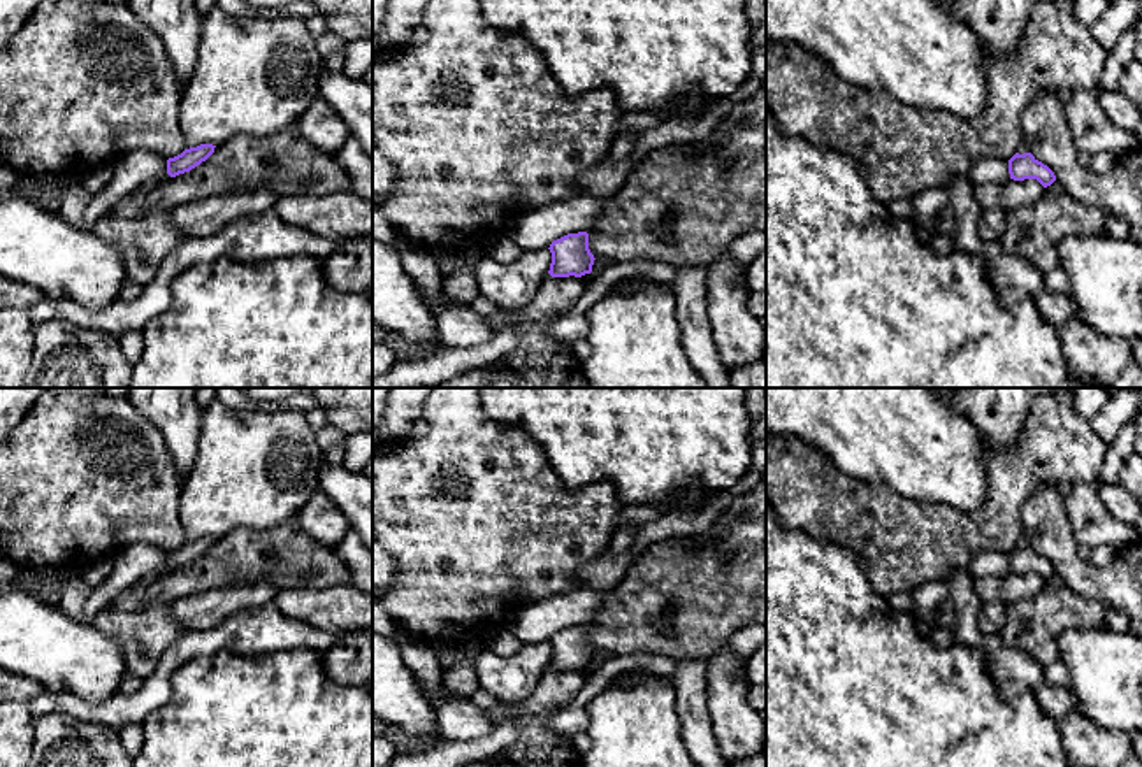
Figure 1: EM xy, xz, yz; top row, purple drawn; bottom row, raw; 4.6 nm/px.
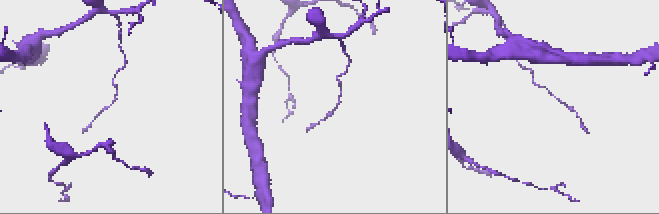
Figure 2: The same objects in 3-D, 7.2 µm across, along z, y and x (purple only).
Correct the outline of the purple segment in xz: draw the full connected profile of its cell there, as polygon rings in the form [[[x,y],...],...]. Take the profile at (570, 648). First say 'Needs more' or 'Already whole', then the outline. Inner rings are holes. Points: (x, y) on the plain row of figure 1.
Already whole. [[[567,627],[550,637],[552,656],[548,667],[552,670],[582,670],[592,665],[594,648],[589,642],[589,627]]]

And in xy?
Already whole. [[[200,537],[197,541],[184,542],[181,548],[167,553],[167,567],[176,570],[179,567],[190,565],[202,555],[206,555],[214,546],[213,537]]]

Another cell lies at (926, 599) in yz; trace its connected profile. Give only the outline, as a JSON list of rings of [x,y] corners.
[[[929,581],[910,593],[914,609],[922,614],[933,614],[938,606],[949,599],[947,581]]]

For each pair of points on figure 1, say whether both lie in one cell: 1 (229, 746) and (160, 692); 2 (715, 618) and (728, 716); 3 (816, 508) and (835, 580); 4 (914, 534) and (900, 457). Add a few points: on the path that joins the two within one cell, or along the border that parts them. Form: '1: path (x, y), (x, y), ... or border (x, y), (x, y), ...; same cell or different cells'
1: border (188, 662), (174, 673), (171, 697), (141, 725); different cells
2: border (726, 643), (705, 659); different cells
3: border (786, 529), (851, 548), (860, 566); different cells
4: border (870, 480), (882, 481), (907, 499); different cells

